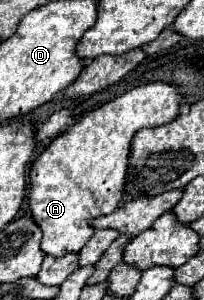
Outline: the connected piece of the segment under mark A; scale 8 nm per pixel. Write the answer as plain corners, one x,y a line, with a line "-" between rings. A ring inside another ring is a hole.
161,81
135,87
87,113
81,121
55,137
31,163
29,209
43,233
41,251
45,255
63,257
81,251
95,233
87,221
115,211
123,201
131,137
143,127
159,127
173,121
173,117
179,115
181,99
181,93
173,85

